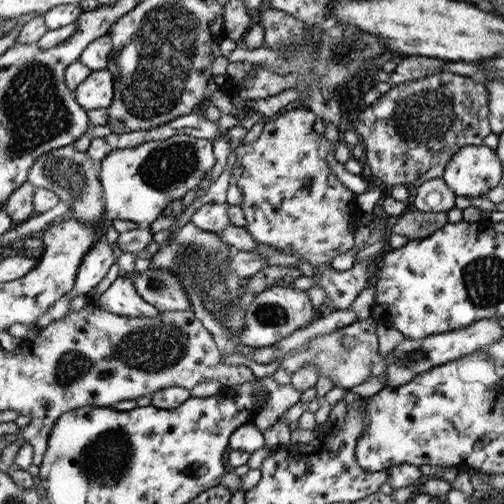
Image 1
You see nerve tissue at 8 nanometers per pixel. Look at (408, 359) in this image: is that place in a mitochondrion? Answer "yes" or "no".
yes

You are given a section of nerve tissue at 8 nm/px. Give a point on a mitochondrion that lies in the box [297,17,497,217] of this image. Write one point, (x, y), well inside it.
(417, 104)

